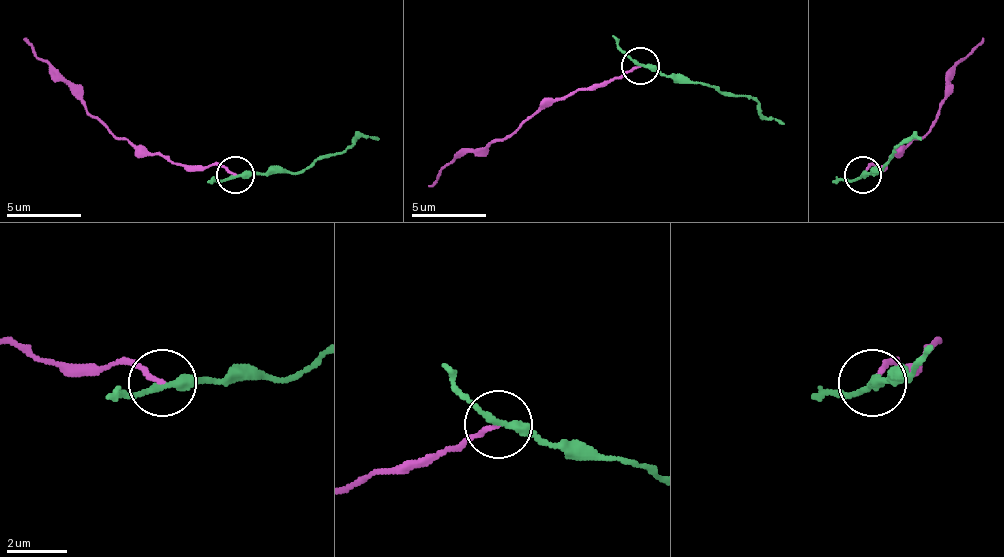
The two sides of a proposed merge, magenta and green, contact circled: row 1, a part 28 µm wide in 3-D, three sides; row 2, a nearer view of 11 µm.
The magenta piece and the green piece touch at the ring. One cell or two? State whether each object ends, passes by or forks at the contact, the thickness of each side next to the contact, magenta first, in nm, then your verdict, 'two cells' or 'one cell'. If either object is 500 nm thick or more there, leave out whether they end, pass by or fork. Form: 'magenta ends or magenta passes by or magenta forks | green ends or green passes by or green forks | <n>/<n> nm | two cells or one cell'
magenta ends | green passes by | 160/240 nm | two cells

